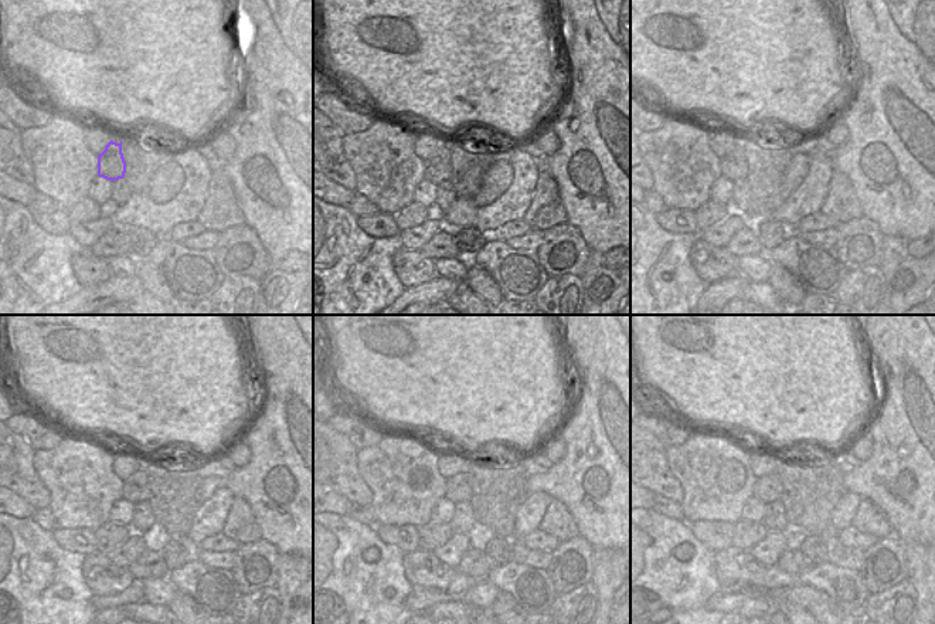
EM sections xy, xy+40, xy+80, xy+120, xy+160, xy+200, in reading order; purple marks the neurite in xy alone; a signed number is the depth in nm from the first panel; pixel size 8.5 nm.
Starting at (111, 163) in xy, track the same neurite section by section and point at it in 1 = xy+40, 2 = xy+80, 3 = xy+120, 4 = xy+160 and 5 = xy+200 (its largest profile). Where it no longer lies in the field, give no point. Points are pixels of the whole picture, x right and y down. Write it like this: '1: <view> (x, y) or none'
1: xy+40 (438, 168)
2: xy+80 (761, 168)
3: xy+120 (135, 482)
4: xy+160 (455, 482)
5: xy+200 (765, 487)

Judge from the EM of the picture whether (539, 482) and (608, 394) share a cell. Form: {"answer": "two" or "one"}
{"answer": "one"}

